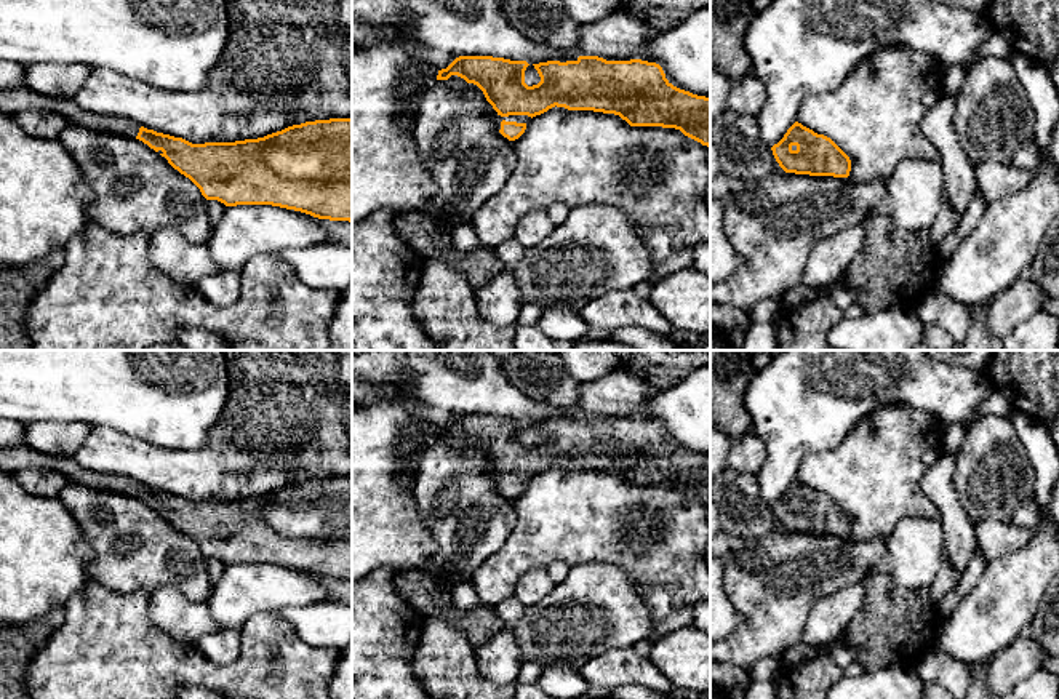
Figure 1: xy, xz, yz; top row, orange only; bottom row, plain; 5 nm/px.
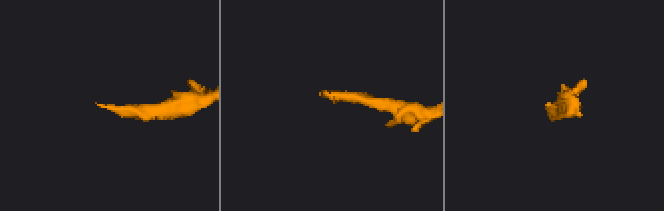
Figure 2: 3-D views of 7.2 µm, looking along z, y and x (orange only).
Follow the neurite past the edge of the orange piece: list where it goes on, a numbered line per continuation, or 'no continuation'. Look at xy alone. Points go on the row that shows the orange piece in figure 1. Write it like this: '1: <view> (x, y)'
1: xy (15, 99)

